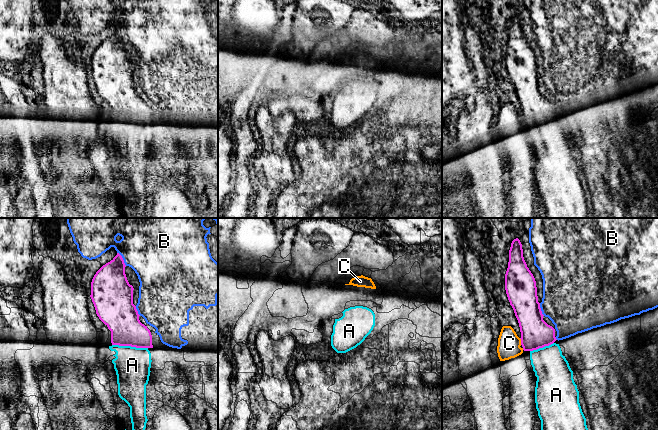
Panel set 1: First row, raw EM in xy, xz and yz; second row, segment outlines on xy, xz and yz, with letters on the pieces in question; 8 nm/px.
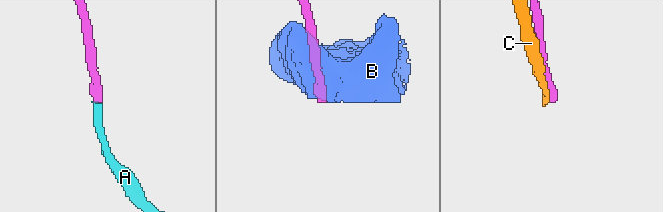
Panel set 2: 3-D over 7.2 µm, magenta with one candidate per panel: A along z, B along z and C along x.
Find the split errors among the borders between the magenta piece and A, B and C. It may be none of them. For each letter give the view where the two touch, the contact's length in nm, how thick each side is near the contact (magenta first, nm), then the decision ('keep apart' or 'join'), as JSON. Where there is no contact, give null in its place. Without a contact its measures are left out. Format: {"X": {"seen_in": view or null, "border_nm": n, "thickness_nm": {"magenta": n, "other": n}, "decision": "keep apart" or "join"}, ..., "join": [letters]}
{"A": {"seen_in": "xy", "border_nm": 280, "thickness_nm": {"magenta": 280, "other": 280}, "decision": "join"}, "B": {"seen_in": "xy", "border_nm": 130, "thickness_nm": {"magenta": 300, "other": 420}, "decision": "keep apart"}, "C": {"seen_in": "yz", "border_nm": 60, "thickness_nm": {"magenta": 240, "other": 180}, "decision": "keep apart"}, "join": ["A"]}

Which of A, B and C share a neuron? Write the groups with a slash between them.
A / B / C

